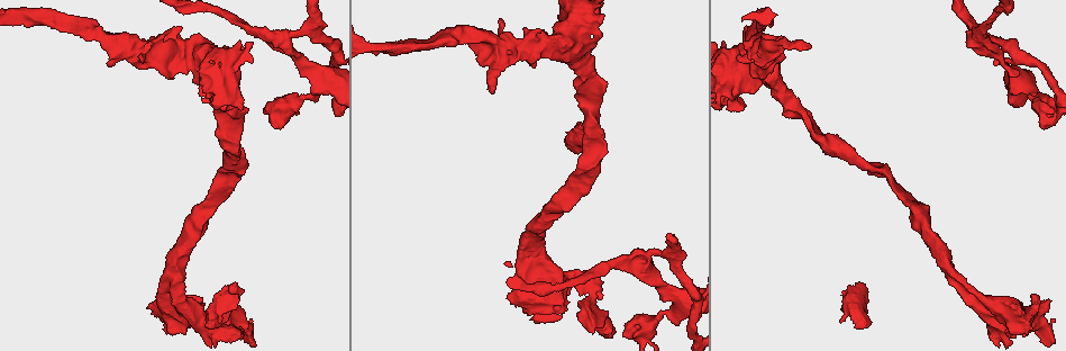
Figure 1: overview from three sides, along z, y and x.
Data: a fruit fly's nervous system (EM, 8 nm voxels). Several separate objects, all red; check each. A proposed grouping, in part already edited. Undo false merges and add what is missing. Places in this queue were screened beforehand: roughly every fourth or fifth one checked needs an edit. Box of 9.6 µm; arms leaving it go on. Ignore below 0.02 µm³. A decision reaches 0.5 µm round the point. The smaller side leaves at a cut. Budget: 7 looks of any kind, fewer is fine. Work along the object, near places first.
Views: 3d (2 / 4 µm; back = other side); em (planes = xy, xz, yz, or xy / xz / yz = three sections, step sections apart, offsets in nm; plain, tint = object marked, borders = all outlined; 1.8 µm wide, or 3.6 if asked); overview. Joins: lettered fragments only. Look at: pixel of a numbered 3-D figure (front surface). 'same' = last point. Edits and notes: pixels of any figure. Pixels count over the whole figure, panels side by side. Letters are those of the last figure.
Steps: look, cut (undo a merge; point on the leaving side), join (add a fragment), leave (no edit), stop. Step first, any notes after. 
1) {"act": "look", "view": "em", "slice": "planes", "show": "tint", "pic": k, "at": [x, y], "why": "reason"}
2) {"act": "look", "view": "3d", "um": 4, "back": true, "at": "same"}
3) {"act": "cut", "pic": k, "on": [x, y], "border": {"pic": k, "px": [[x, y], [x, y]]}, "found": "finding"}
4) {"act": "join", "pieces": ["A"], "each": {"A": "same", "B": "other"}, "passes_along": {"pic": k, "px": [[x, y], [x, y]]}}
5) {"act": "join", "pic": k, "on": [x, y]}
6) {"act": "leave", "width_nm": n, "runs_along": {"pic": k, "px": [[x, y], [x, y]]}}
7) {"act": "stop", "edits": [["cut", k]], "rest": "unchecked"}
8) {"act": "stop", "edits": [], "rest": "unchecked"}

{"act": "look", "view": "3d", "um": 4, "pic": 1, "at": [1014, 305], "why": "calibre changes"}

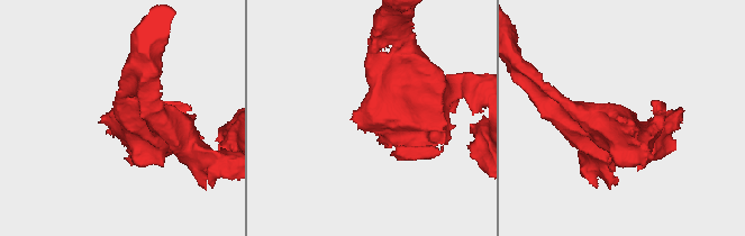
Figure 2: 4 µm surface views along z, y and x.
{"act": "look", "view": "em", "slice": "planes", "show": "borders", "pic": 2, "at": [117, 121]}

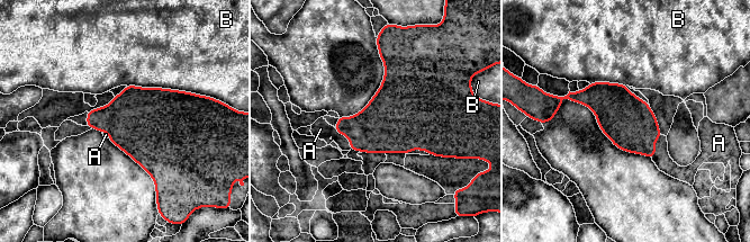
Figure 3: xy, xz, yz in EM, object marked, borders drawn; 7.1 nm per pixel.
{"act": "join", "pieces": ["A"], "each": {"A": "same", "B": "other"}, "found": "the neuron continues"}

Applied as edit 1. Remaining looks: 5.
{"act": "look", "view": "overview", "why": "see it whole again"}

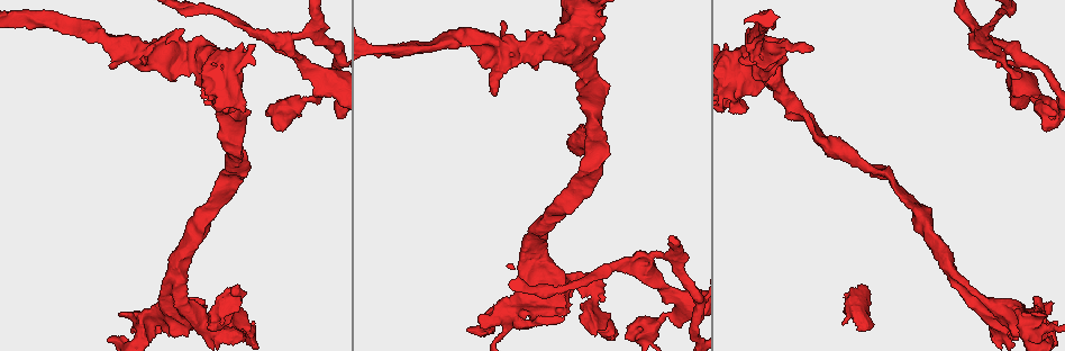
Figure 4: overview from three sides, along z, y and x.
{"act": "look", "view": "3d", "um": 4, "pic": 4, "at": [585, 288], "why": "a fork"}

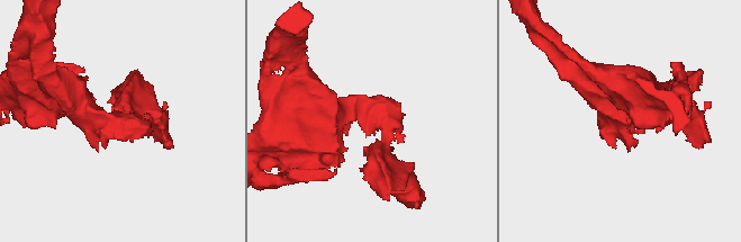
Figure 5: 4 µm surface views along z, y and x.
{"act": "look", "view": "em", "slice": "xz", "step": 8, "show": "tint", "pic": 5, "at": [375, 120], "why": "now the EM"}

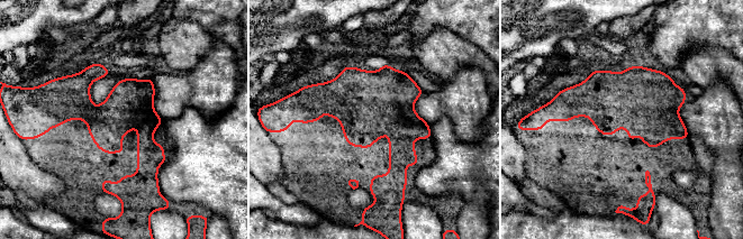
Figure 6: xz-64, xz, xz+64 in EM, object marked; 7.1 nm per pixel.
{"act": "look", "view": "em", "slice": "planes", "show": "borders", "at": "same", "why": "cut it another way"}

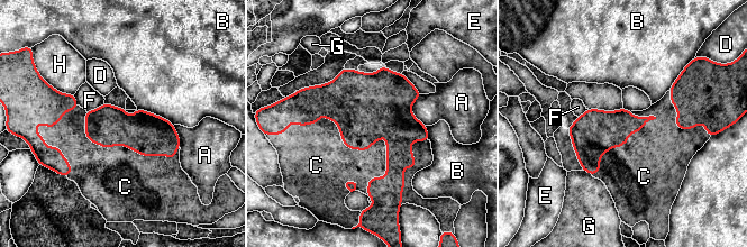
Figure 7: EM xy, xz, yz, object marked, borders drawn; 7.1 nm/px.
{"act": "join", "pieces": ["C"], "each": {"A": "other", "B": "other", "C": "same", "D": "other", "E": "other", "F": "other", "G": "other", "H": "other"}, "found": "the neuron continues"}

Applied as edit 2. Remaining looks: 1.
{"act": "look", "view": "em", "slice": "planes", "show": "borders", "pic": 4, "at": [229, 296], "why": "calibre changes"}

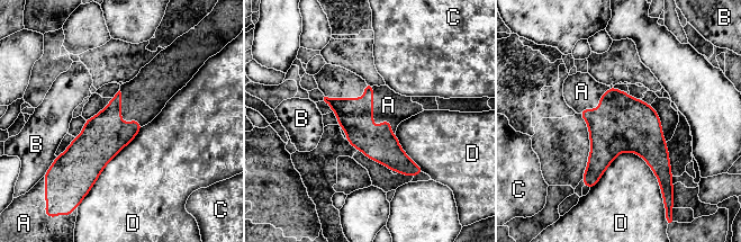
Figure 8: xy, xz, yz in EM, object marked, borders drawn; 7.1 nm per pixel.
{"act": "join", "pieces": ["A"], "width_nm": 260, "each": {"A": "same", "B": "other", "C": "other", "D": "other"}, "passes_along": {"pic": 8, "px": [[354, 115], [372, 120], [388, 105]]}, "found": "it goes on there"}

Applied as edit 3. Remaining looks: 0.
{"act": "stop", "edits": [["join", 3], ["join", 7], ["join", 8]], "rest": "unchecked"}

